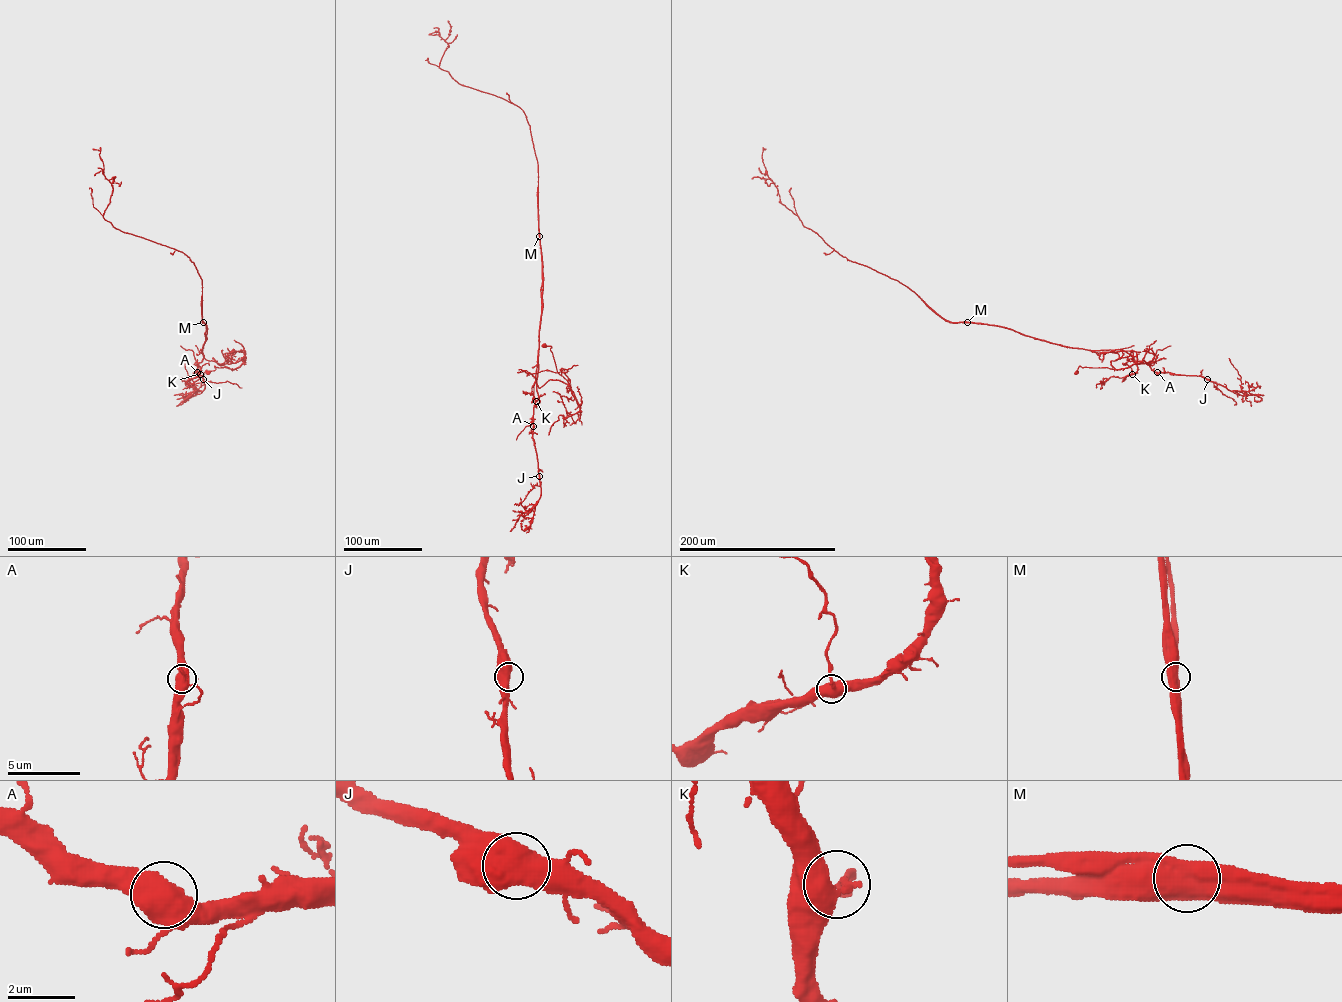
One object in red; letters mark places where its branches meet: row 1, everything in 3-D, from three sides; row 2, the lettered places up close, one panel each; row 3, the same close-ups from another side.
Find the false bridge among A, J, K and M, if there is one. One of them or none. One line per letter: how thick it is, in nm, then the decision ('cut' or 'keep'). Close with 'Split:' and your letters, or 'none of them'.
A: 650 nm thick; keep
J: 600 nm thick; keep
K: 550 nm thick; keep
M: 650 nm thick; cut
Split: M

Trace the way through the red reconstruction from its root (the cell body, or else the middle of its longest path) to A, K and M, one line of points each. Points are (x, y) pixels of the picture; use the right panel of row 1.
A: (1076, 372), (1079, 366), (1119, 369), (1110, 361), (1117, 353), (1089, 350), (1121, 349), (1157, 372)
K: (1076, 372), (1079, 366), (1119, 369), (1110, 361), (1117, 353), (1089, 350), (1121, 349), (1136, 364), (1132, 374)
M: (1076, 372), (1079, 366), (1119, 369), (1110, 361), (1116, 360), (1119, 355), (1067, 347), (1011, 329), (967, 322)

